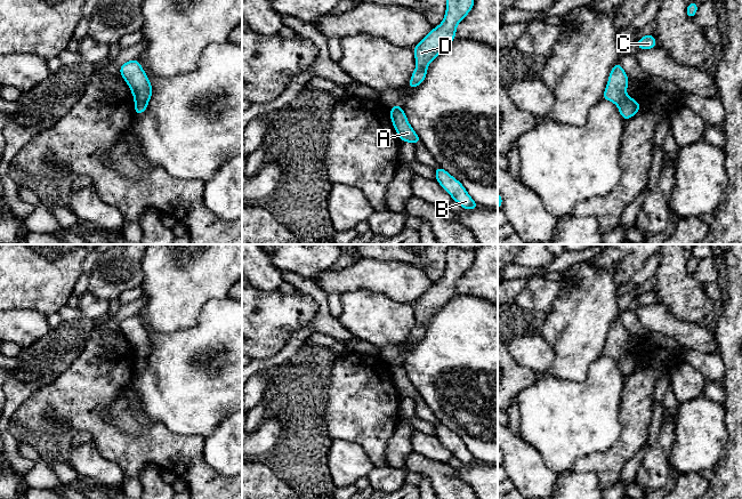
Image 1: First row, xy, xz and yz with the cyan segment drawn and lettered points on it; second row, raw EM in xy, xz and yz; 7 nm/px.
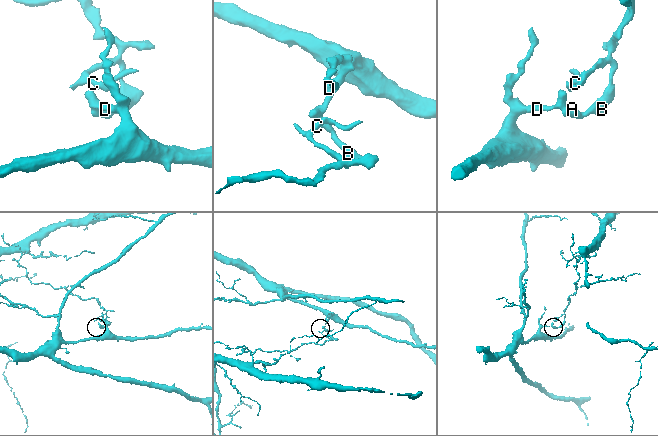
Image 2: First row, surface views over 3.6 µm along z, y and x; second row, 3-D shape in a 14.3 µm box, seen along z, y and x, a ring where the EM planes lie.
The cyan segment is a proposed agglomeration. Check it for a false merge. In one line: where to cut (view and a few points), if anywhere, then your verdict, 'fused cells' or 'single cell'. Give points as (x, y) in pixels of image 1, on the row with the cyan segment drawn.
xy (135, 101), (147, 102) | fused cells

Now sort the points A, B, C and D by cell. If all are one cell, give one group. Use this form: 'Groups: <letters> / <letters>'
Groups: A B C / D

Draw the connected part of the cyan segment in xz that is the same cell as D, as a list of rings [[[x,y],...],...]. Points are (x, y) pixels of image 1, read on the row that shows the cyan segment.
[[[446,0],[443,22],[434,27],[422,41],[413,48],[416,70],[408,84],[413,89],[421,84],[427,74],[428,65],[455,39],[458,24],[473,9],[475,0]]]

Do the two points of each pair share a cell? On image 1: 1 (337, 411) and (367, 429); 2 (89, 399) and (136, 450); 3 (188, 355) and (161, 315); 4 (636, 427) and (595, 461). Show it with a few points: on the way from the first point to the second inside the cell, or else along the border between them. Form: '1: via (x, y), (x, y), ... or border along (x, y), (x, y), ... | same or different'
1: via (344, 411), (348, 411), (360, 423) | same
2: via (87, 415), (120, 448) | same
3: border along (198, 321), (169, 333), (156, 333), (147, 327) | different
4: via (631, 439), (606, 461) | same

